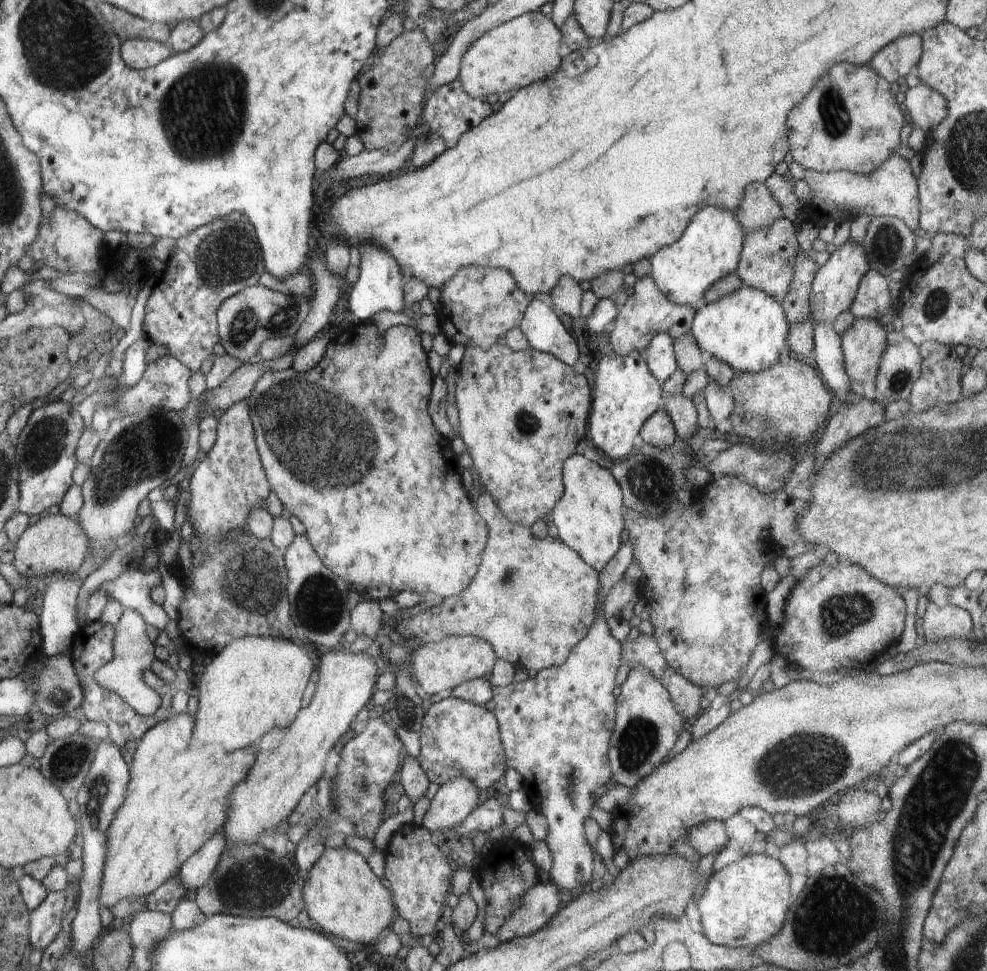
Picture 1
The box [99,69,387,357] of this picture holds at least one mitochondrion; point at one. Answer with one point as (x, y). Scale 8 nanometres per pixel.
(229, 255)

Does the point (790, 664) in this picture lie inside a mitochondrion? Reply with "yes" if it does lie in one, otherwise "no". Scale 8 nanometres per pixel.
no

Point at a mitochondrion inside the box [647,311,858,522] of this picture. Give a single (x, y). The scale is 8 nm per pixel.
(768, 426)

